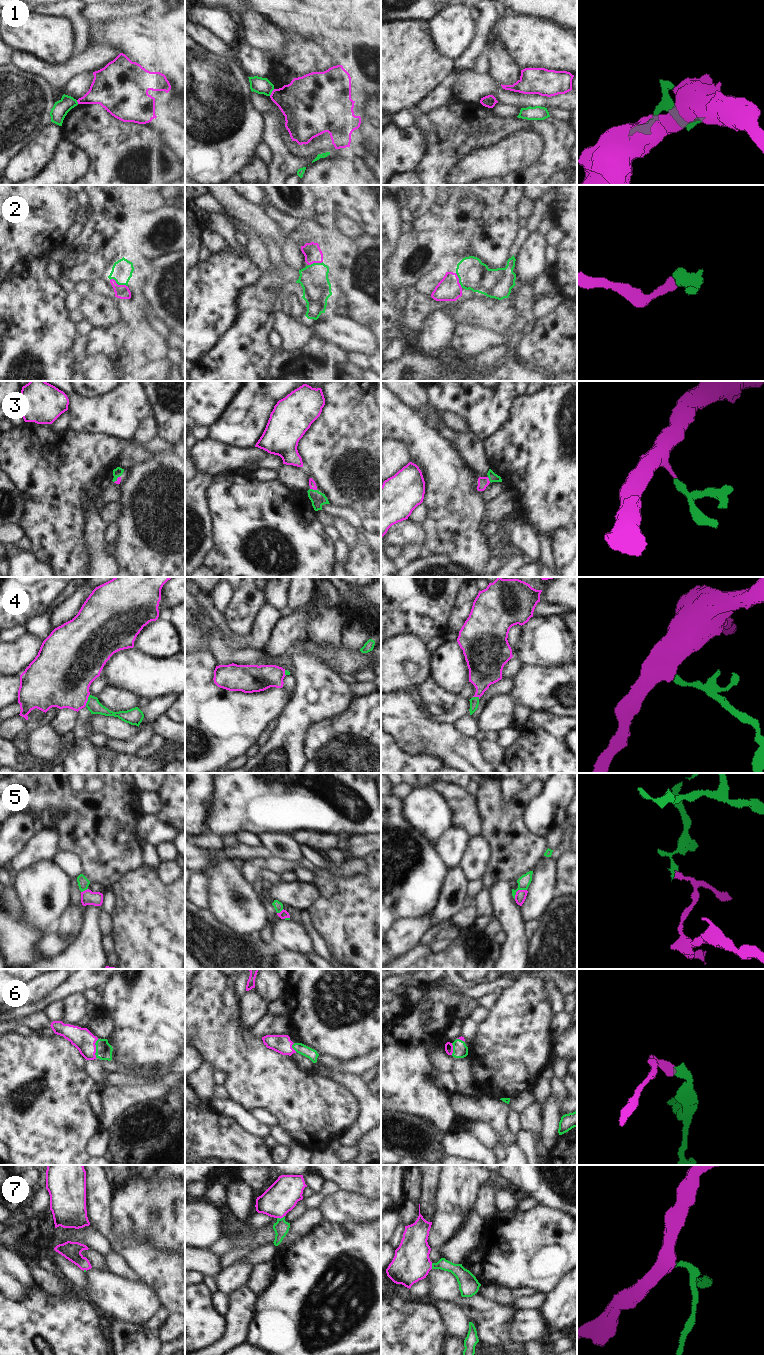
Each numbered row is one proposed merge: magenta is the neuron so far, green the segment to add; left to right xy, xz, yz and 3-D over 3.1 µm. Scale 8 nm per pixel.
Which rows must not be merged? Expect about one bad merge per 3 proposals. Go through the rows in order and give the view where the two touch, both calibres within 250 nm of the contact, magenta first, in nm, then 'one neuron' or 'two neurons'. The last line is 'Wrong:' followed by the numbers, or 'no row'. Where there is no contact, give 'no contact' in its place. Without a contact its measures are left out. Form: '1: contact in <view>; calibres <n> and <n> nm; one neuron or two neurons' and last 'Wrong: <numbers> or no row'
1: contact in xz; calibres 360 and 130 nm; two neurons
2: contact in xy; calibres 110 and 170 nm; one neuron
3: contact in xz; calibres 60 and 120 nm; one neuron
4: contact in xy; calibres 440 and 110 nm; one neuron
5: contact in yz; calibres 90 and 100 nm; two neurons
6: contact in xy; calibres 170 and 130 nm; one neuron
7: contact in xz; calibres 260 and 120 nm; one neuron
Wrong: 1, 5

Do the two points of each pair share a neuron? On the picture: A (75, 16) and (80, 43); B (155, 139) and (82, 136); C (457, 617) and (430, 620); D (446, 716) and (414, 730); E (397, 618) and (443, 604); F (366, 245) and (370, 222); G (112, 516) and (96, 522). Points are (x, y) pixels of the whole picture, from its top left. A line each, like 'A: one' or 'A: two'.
A: one
B: one
C: two
D: two
E: one
F: two
G: two

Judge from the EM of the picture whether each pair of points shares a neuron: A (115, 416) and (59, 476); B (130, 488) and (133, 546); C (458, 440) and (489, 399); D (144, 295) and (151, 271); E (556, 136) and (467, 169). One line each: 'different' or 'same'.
A: different
B: same
C: different
D: same
E: different

